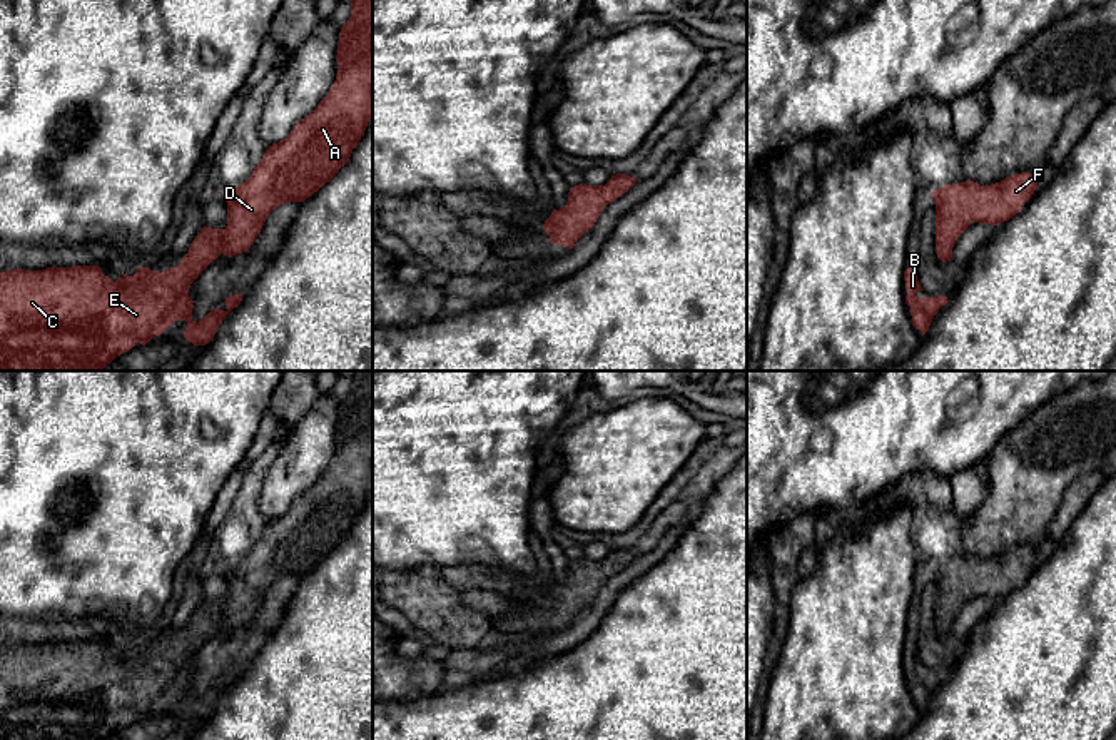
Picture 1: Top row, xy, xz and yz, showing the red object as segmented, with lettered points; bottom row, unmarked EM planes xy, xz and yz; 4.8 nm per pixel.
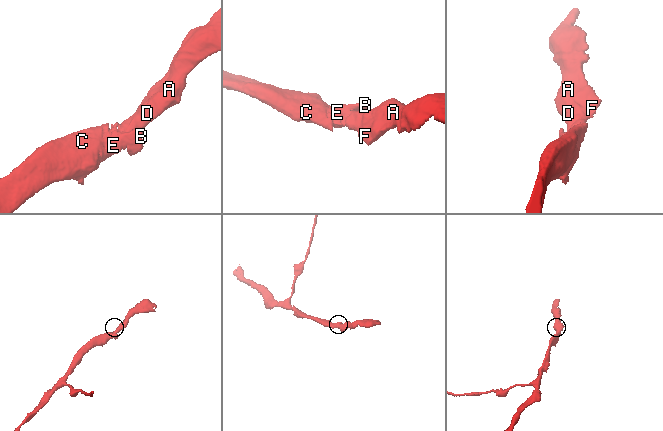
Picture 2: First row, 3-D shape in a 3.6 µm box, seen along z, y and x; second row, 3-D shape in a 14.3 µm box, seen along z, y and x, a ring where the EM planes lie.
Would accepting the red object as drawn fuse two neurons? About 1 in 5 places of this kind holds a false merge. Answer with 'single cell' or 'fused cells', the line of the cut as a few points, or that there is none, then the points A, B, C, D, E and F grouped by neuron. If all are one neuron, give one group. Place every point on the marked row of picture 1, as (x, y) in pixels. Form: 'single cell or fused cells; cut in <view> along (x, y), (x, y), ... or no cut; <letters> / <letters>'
single cell; no cut; A B C D E F

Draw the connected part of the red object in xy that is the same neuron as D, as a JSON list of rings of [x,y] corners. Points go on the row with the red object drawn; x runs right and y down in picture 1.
[[[351,0],[351,17],[337,40],[337,73],[321,104],[291,134],[266,149],[251,177],[241,185],[221,190],[227,202],[224,229],[202,227],[177,267],[164,272],[140,267],[115,282],[99,266],[13,269],[0,272],[0,371],[102,371],[137,342],[145,346],[175,321],[185,321],[184,337],[205,346],[226,316],[241,304],[242,294],[226,299],[226,311],[216,307],[202,321],[192,319],[190,284],[221,254],[246,252],[261,232],[267,215],[281,204],[304,202],[329,182],[349,160],[373,117],[373,0]]]

